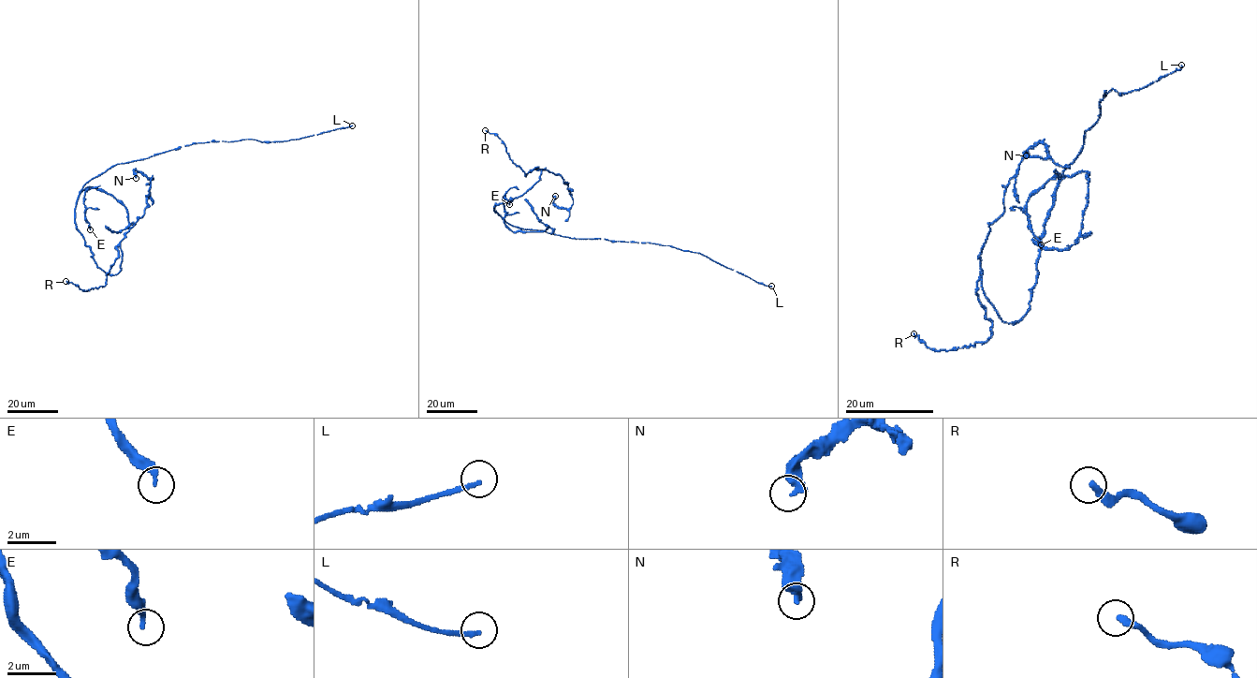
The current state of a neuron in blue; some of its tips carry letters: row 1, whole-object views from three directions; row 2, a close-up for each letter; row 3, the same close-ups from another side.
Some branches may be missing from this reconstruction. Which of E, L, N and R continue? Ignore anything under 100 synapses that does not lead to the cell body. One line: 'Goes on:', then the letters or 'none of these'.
Goes on: L

